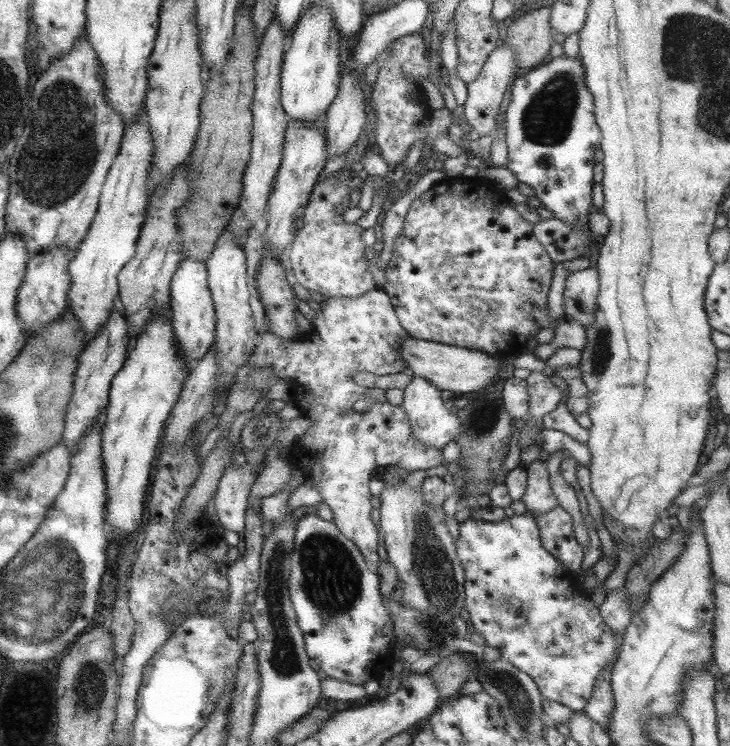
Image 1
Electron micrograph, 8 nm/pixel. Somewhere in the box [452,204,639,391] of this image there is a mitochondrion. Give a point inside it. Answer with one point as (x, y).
(600, 353)

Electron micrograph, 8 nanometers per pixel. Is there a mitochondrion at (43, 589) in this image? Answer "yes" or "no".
yes

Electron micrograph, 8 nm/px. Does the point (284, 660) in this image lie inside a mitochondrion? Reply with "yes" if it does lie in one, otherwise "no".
yes

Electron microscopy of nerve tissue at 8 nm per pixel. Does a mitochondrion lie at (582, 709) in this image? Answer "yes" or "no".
no

